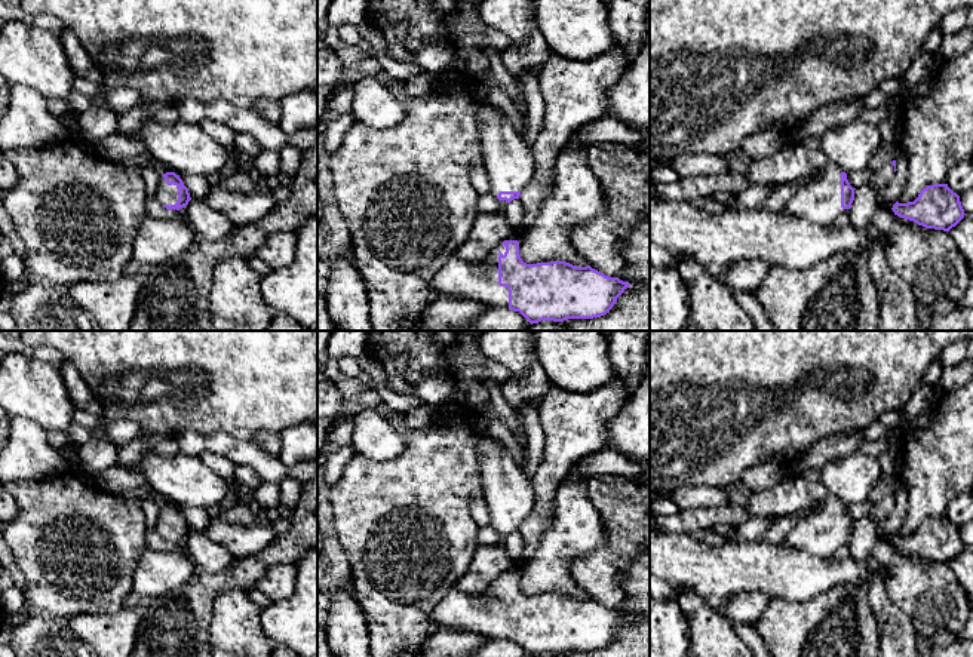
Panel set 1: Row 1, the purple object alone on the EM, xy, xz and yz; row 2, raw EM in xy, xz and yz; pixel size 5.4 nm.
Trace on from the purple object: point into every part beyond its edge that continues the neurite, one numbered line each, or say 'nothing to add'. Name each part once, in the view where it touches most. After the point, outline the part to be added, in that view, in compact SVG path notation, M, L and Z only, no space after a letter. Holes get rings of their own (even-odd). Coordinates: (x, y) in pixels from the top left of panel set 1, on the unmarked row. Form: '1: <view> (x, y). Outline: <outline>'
1: xz (479, 614). Outline: M500 577L485 595L461 593L457 586L432 610L432 620L454 629L482 633L491 639L509 641L509 623L498 617L498 589L506 584Z

